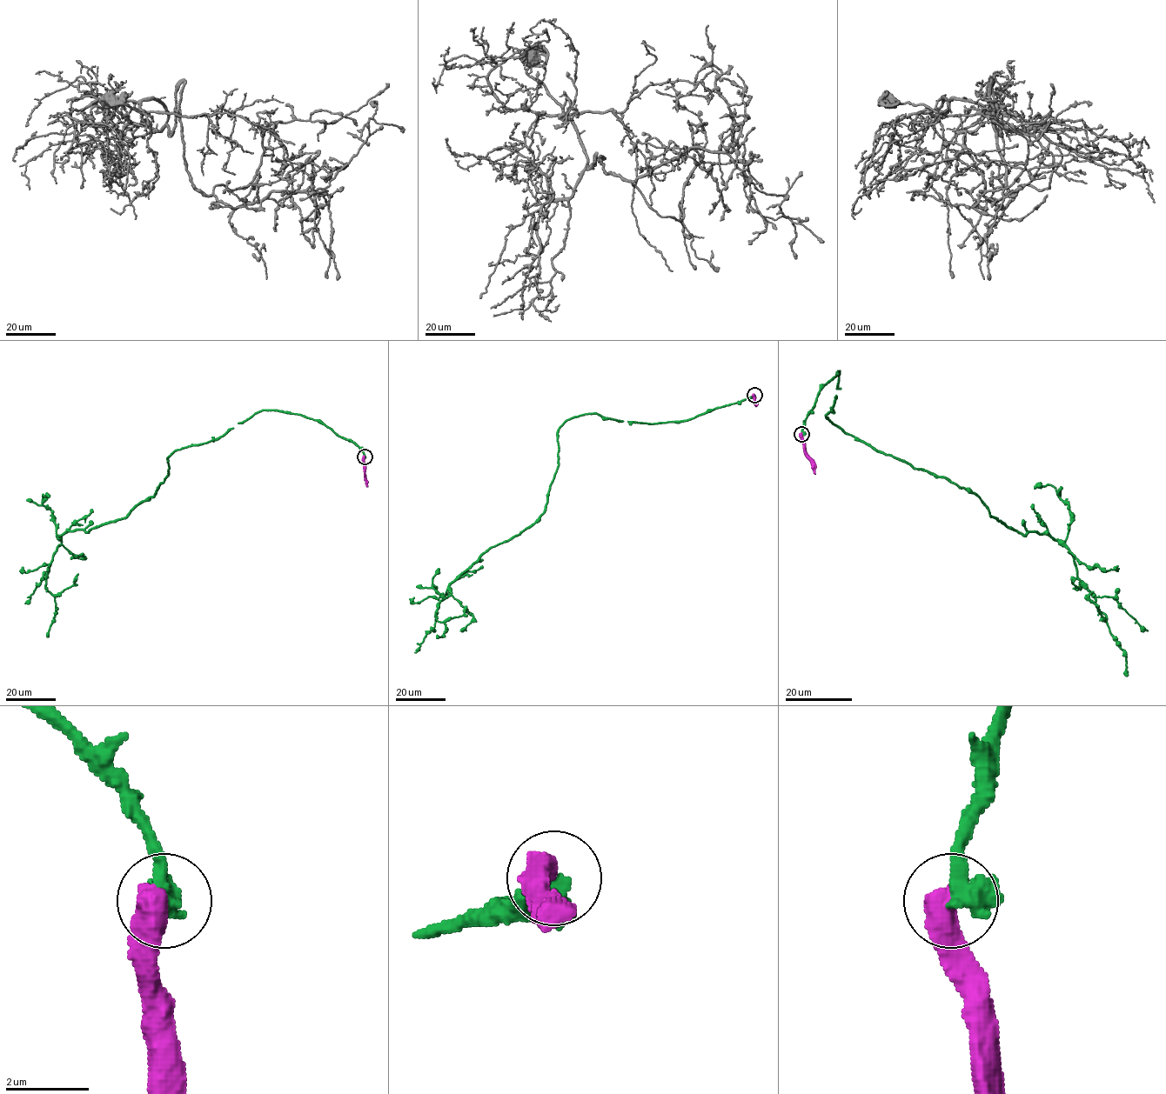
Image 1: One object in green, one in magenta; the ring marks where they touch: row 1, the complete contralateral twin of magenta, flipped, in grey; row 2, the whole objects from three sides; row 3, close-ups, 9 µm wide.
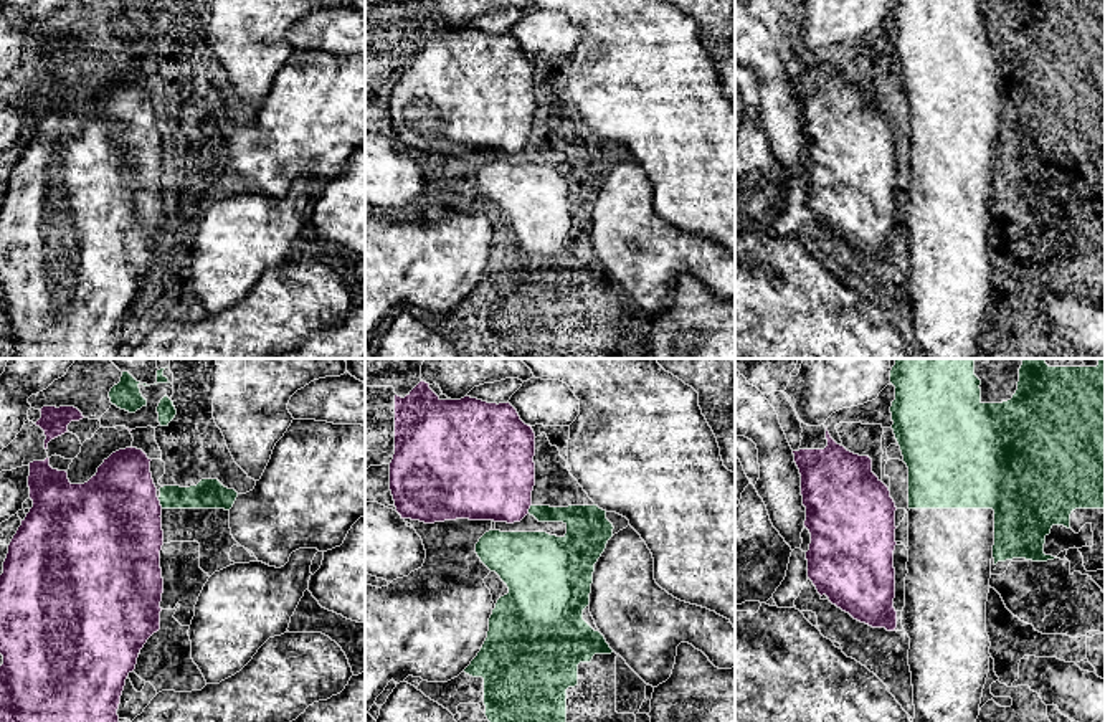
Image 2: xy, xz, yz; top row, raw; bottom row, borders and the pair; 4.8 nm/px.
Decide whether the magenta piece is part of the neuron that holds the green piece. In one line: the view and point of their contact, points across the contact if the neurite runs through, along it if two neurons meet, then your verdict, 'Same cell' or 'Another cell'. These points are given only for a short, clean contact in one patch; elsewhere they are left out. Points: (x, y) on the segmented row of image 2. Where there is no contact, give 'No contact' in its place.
Touches green at xy (161, 503). Boundary: xy (157, 498), (162, 508). Another cell

